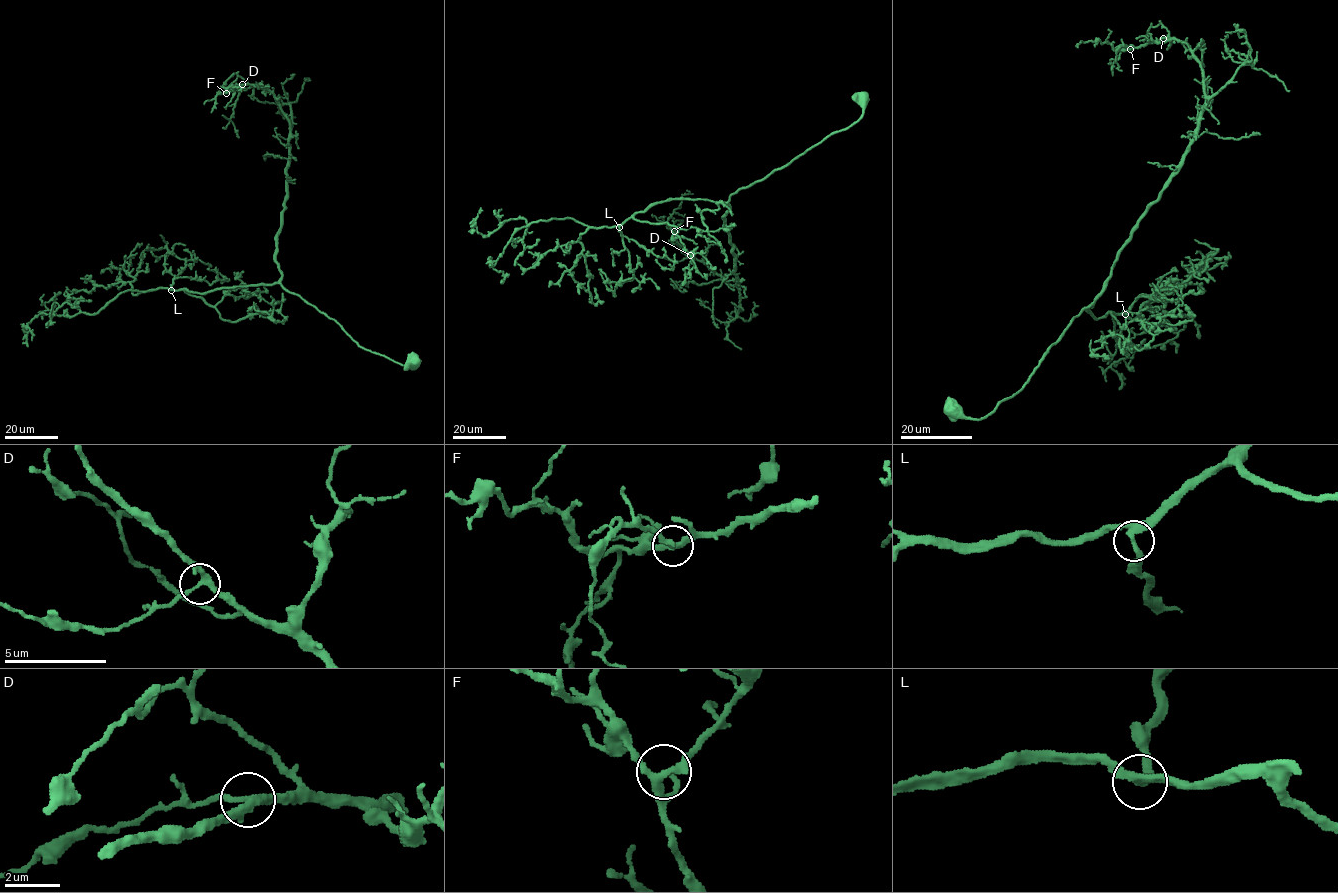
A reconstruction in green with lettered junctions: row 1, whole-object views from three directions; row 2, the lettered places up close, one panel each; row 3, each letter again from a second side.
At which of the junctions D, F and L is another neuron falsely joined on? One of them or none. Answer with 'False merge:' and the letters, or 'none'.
False merge: none

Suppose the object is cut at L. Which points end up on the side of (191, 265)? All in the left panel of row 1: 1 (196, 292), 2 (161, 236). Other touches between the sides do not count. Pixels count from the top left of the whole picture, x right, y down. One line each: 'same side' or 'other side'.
1: other side
2: same side

